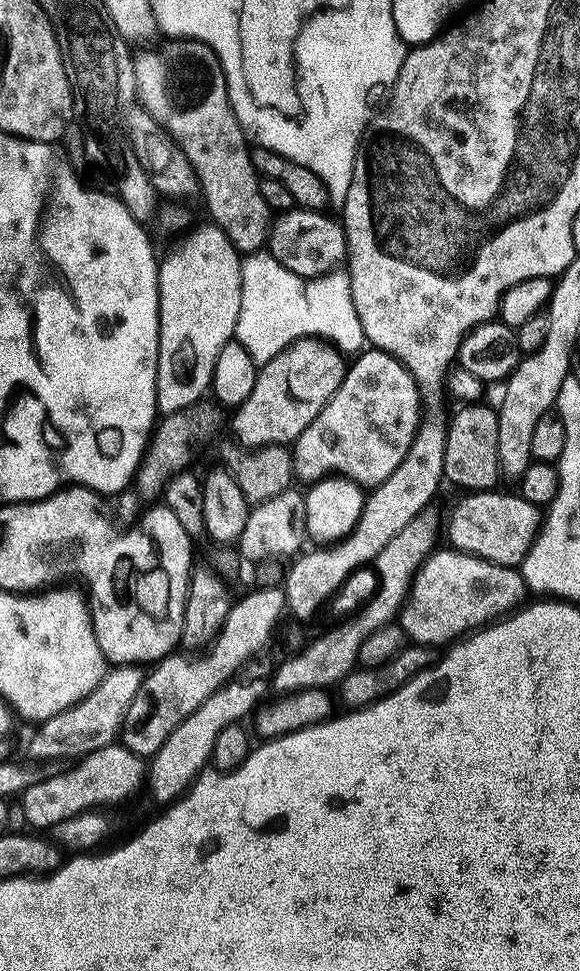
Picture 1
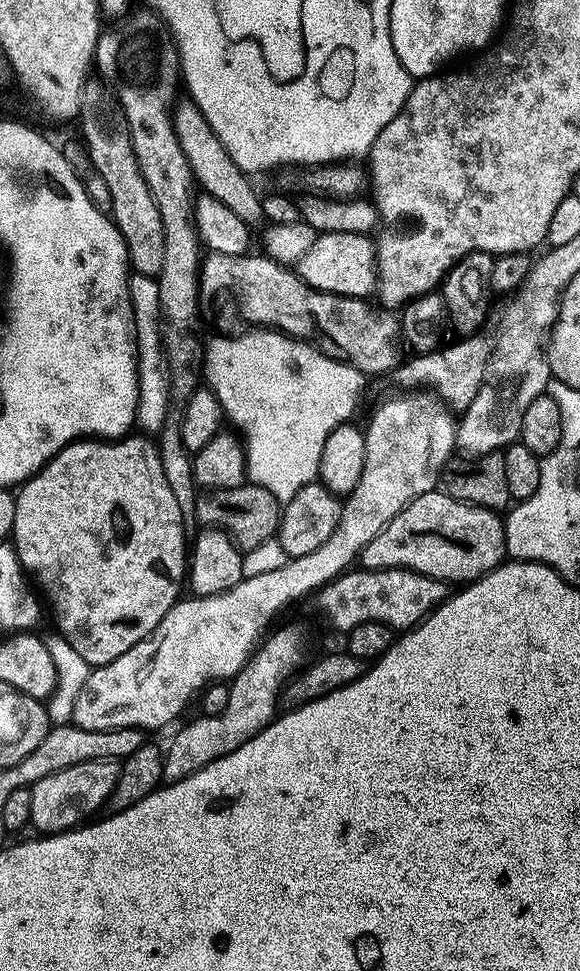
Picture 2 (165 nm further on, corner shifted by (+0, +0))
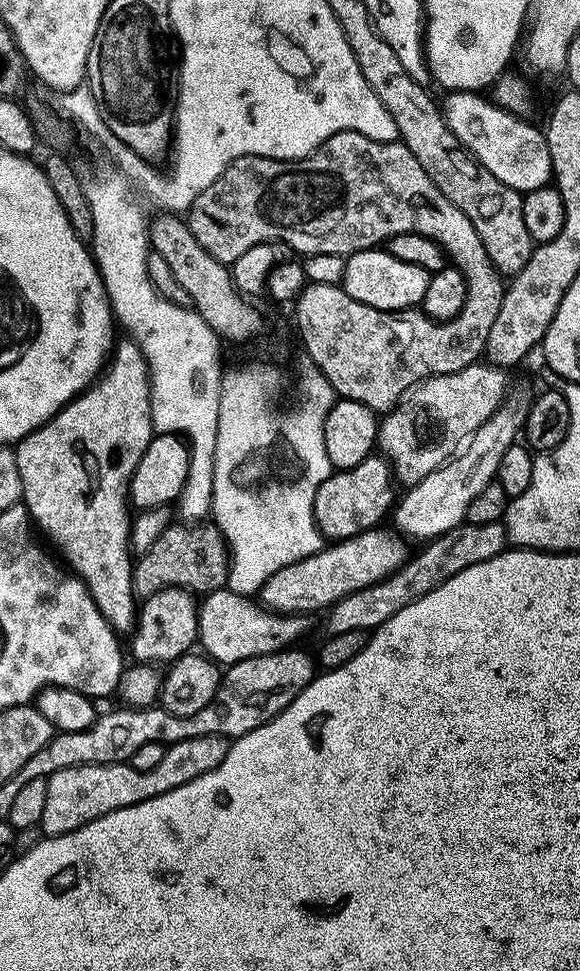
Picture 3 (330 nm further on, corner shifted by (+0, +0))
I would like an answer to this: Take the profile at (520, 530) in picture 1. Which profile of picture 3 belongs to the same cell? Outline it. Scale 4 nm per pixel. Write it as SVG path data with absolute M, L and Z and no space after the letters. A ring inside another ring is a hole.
M373 530L349 540L341 540L325 547L323 552L278 570L278 574L260 586L259 603L281 616L301 616L316 612L319 608L331 609L333 604L347 596L389 580L408 563L410 553L409 545L395 531L384 531Z

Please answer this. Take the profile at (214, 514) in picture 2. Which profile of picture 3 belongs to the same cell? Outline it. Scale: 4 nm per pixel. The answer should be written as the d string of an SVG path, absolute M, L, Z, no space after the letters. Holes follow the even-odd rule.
M183 523L171 525L160 540L142 556L133 569L133 584L139 599L153 597L168 588L186 589L195 595L205 596L227 589L231 572L231 557L227 541L215 526L197 525L189 528Z

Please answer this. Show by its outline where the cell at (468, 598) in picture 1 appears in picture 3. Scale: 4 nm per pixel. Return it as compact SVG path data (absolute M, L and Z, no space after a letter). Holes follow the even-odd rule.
M227 590L212 592L203 597L200 604L200 627L198 644L211 659L221 666L231 666L238 662L253 660L259 656L271 656L277 652L283 652L291 647L292 640L296 640L304 631L308 624L305 617L301 616L281 616L271 610L265 610L255 599L247 596L239 596Z

